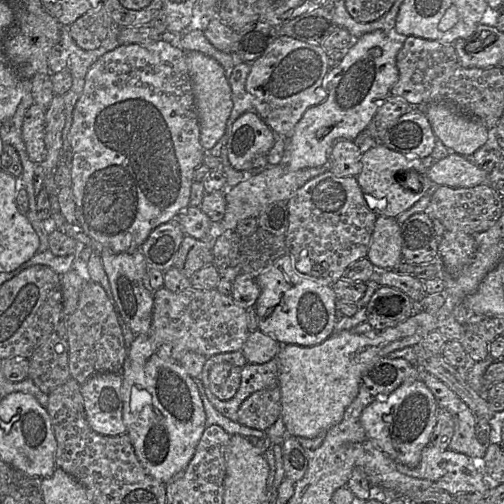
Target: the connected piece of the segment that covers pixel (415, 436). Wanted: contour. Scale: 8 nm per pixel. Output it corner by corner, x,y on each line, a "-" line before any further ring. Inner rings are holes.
421,380
405,382
387,397
374,400
360,415
366,437
391,459
409,468
415,468
422,450
430,444
430,436
436,425
437,402

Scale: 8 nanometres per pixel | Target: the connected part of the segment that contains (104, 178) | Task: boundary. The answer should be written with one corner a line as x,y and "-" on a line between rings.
158,40
151,44
119,45
114,50
101,56
86,74
83,92
73,111
69,142
73,152
71,188
76,205
78,224
100,248
109,248
115,253
126,254
140,251
140,247
155,228
176,219
189,206
194,171
203,163
205,152
209,152
205,151
200,143
200,126
194,107
192,84
187,65
187,52
172,46
166,41

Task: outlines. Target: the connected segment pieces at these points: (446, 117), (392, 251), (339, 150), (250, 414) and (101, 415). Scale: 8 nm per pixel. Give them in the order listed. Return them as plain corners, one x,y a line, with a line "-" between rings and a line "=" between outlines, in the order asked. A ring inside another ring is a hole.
429,103
425,114
436,138
456,154
468,157
487,142
488,129
476,118
440,103
=
377,216
366,258
376,270
395,270
403,261
401,227
395,218
=
340,139
330,149
329,171
338,177
357,177
361,172
361,156
354,140
=
278,384
253,392
241,404
237,422
265,431
281,415
281,394
=
103,372
80,385
86,420
93,431
106,436
127,433
123,422
123,377
120,372

